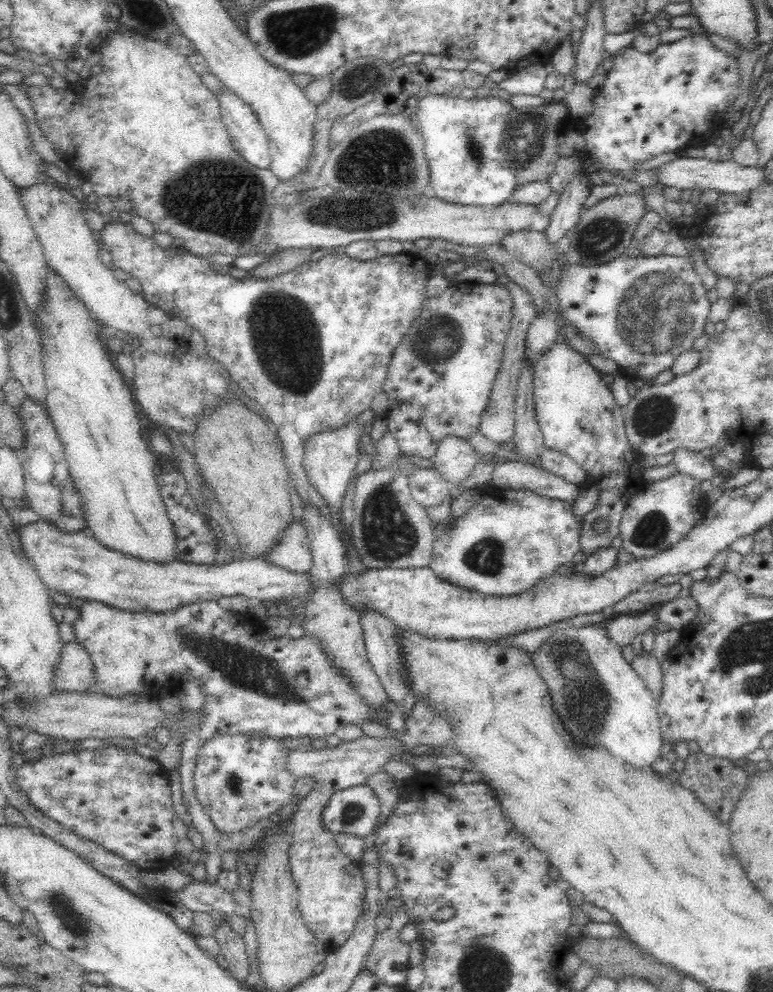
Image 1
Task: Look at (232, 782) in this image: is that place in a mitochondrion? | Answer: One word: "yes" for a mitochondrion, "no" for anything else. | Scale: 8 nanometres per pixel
yes

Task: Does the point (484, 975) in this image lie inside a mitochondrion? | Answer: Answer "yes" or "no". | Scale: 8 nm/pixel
yes

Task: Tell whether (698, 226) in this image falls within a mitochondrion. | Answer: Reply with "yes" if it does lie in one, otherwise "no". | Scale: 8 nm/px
no

